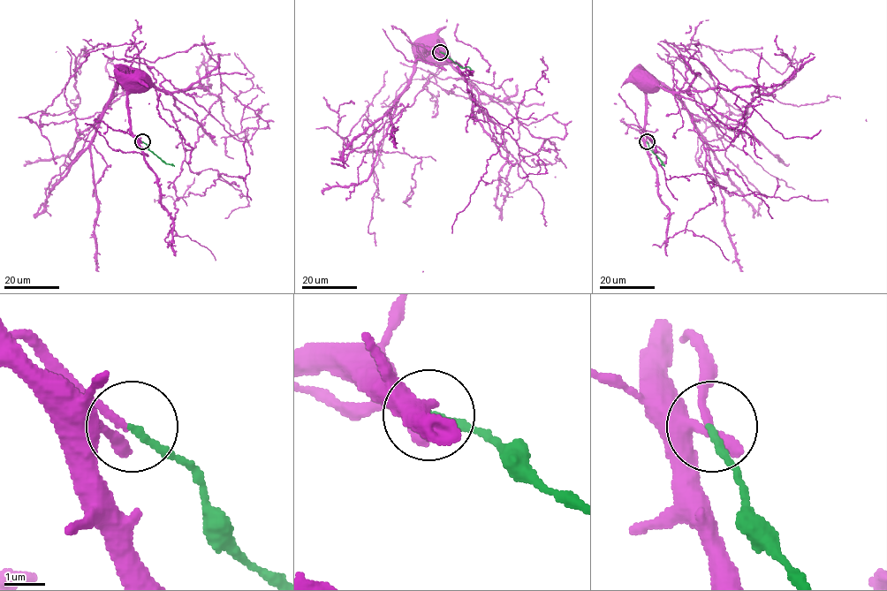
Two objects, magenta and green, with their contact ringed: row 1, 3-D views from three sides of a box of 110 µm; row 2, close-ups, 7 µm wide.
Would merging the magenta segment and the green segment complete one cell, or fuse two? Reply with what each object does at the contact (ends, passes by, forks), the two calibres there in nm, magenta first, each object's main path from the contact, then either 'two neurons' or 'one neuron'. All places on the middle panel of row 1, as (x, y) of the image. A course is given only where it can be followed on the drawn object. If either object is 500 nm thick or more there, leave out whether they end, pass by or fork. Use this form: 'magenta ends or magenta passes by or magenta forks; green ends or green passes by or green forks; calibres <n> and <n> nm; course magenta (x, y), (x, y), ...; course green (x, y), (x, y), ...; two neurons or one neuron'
magenta passes by; green ends; calibres 240 and 160 nm; course magenta (439, 52), (431, 49), (425, 51), (435, 52); course green (440, 52), (472, 70); one neuron

